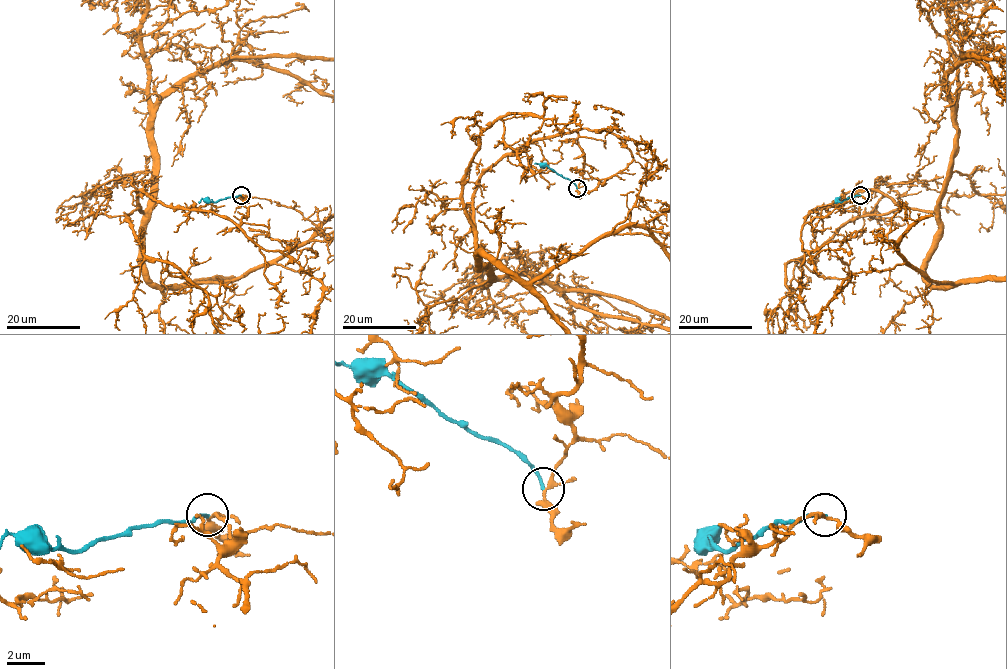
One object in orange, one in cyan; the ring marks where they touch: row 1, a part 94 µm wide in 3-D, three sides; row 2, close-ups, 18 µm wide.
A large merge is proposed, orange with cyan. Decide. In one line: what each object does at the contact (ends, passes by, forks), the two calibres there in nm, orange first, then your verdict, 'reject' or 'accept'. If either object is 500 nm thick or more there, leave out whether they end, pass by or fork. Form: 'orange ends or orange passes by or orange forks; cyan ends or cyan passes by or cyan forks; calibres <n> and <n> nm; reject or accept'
orange forks; cyan ends; calibres 170 and 170 nm; reject

